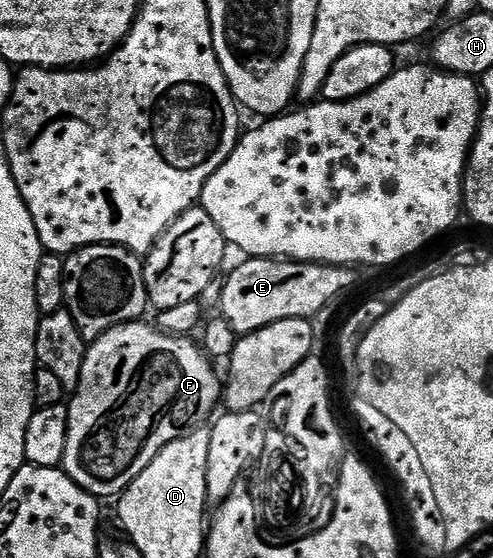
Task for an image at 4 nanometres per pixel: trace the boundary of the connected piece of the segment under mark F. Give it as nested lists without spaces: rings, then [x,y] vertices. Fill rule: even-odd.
[[[140,320],[114,326],[88,345],[79,386],[70,395],[71,402],[69,398],[67,406],[69,436],[62,469],[94,498],[114,499],[122,494],[145,468],[149,468],[153,456],[157,456],[165,444],[183,437],[200,420],[210,419],[211,409],[220,405],[220,375],[219,378],[215,375],[212,359],[203,352],[200,343],[191,341],[195,340],[166,334],[158,325],[151,323],[150,326],[147,320]]]

